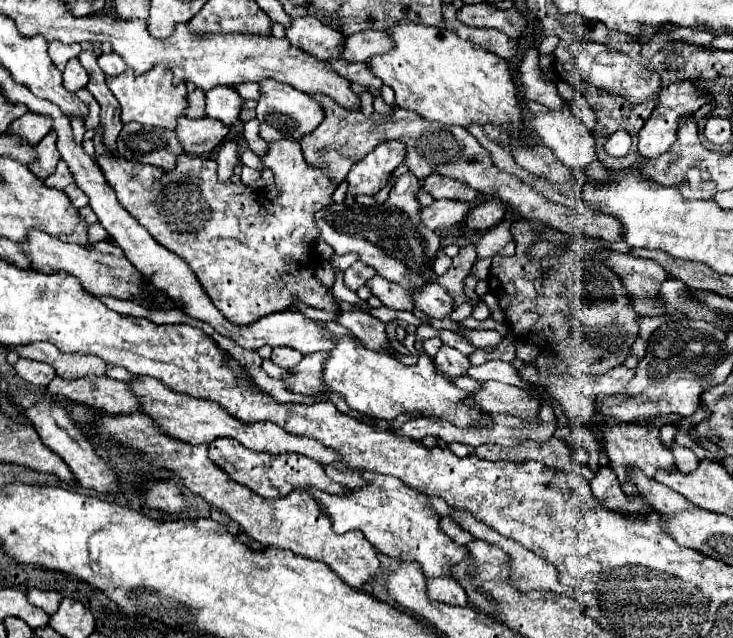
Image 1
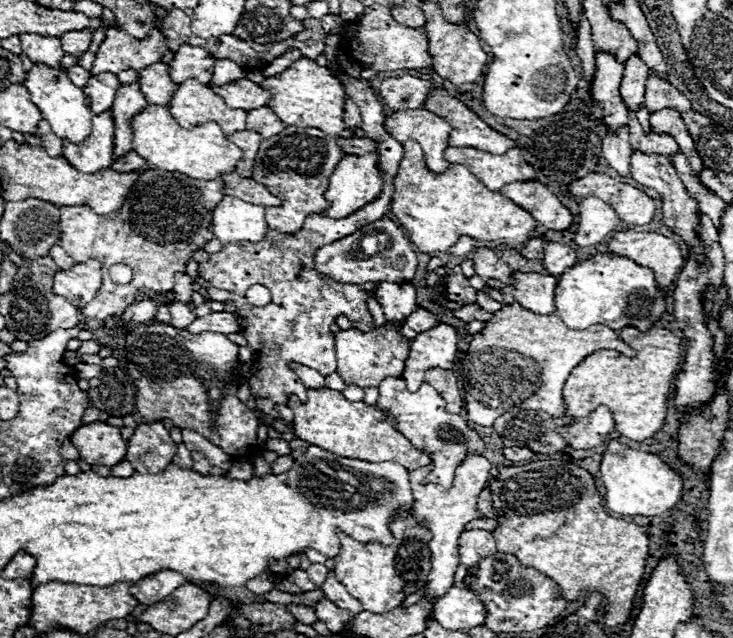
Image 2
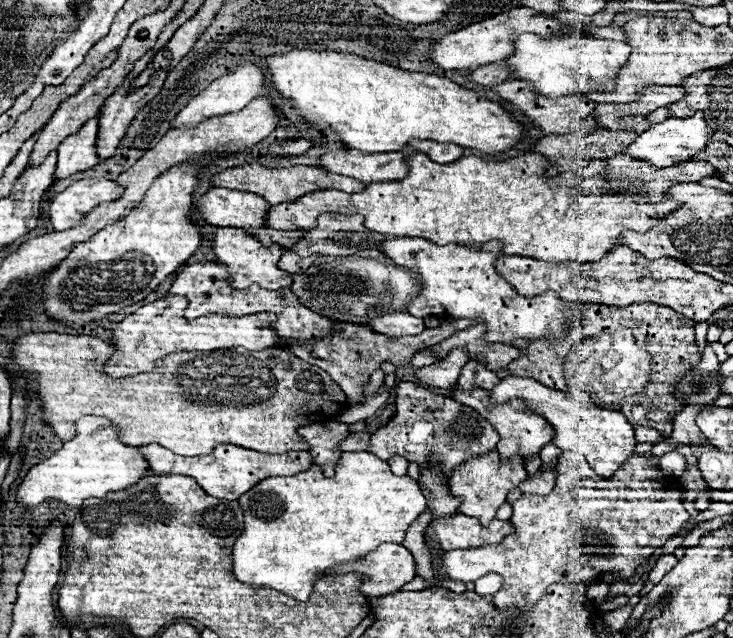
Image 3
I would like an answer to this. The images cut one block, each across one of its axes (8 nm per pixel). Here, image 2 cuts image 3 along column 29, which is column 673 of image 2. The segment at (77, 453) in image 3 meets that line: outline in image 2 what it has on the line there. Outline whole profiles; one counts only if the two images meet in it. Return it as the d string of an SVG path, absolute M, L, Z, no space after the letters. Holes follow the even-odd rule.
M612 440L602 454L600 478L606 488L604 506L618 514L660 516L670 510L682 496L682 478L678 472L664 464L656 454L626 448L626 444L620 444L616 440Z

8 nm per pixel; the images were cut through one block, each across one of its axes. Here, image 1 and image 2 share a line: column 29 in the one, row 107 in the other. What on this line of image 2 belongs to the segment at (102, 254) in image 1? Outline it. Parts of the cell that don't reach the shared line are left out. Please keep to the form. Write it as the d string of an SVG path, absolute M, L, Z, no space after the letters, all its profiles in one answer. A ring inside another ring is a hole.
M244 78L244 80L236 80L218 88L212 88L214 92L218 92L218 96L224 98L224 102L230 108L242 108L242 110L252 110L252 108L260 108L266 106L270 100L270 92L266 92L264 88L260 88L258 84L254 84L252 80Z

